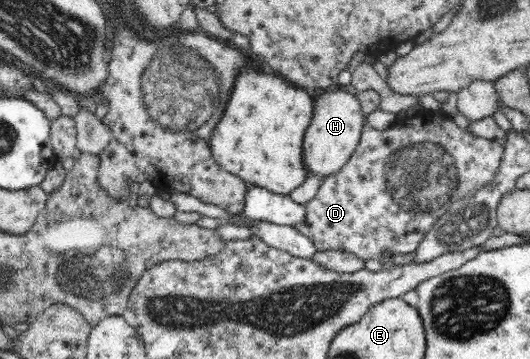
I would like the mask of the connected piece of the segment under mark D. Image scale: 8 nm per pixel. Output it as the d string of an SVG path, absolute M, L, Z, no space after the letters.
M421 108L386 130L376 130L364 120L360 142L348 163L336 174L323 178L314 198L304 205L304 218L292 227L310 238L318 251L349 252L363 261L378 259L382 252L410 254L446 214L451 202L471 197L492 182L503 155L502 141L472 135L439 111Z

